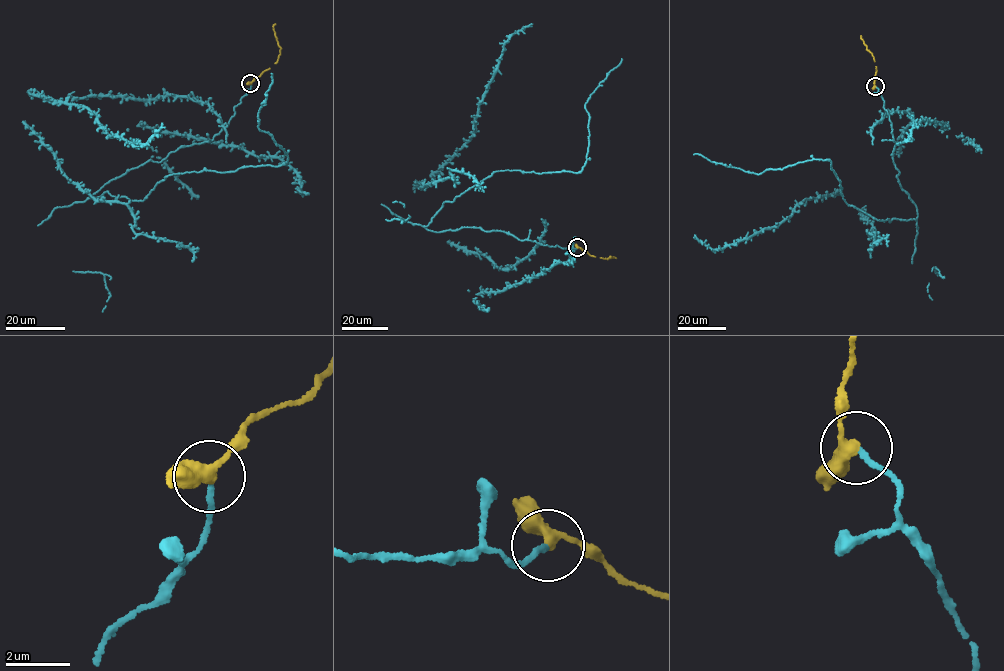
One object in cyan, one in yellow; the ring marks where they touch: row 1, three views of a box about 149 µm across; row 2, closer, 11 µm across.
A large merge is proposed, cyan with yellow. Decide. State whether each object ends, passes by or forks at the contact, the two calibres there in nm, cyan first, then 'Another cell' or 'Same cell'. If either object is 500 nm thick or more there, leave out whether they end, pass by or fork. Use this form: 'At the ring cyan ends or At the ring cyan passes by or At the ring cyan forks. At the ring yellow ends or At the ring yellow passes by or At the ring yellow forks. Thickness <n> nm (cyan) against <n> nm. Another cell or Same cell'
At the ring cyan ends. At the ring yellow passes by. Thickness 150 nm (cyan) against 360 nm. Same cell

